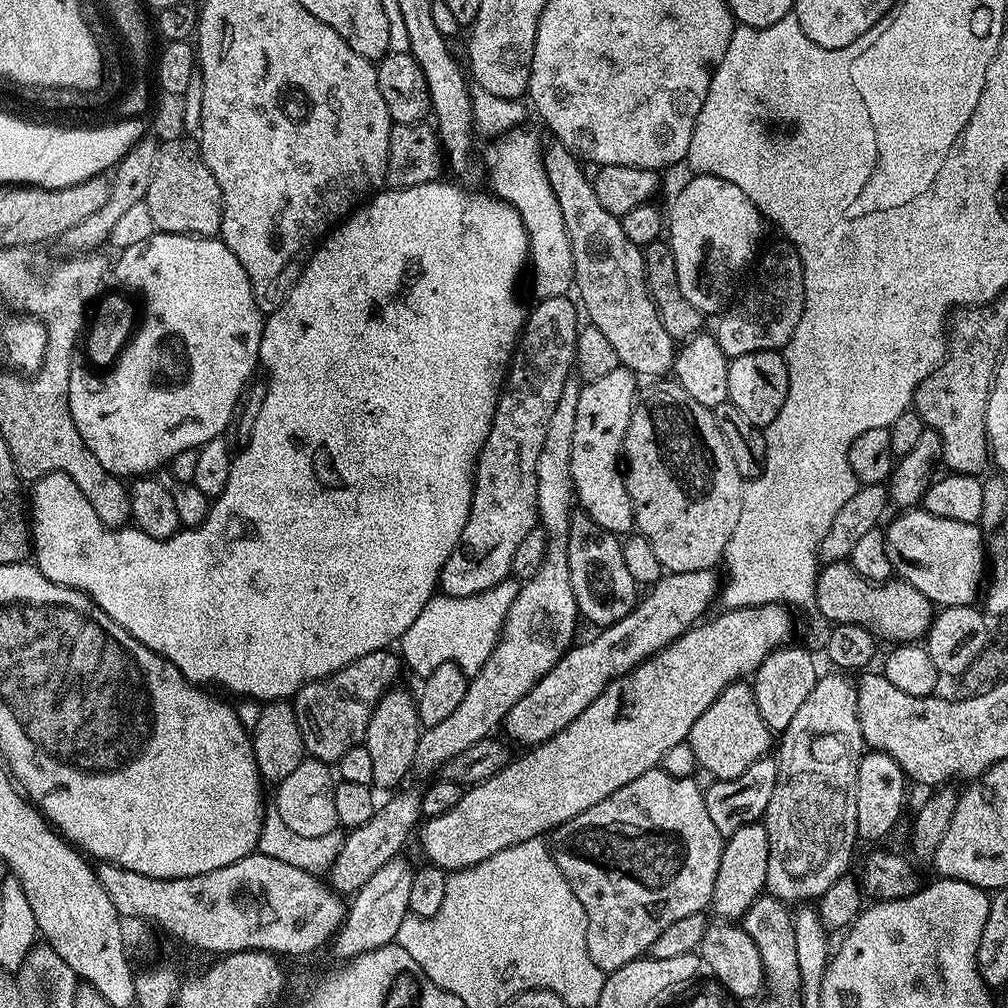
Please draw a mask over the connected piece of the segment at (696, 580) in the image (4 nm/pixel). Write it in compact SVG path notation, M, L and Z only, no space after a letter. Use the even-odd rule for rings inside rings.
M707 568L693 572L669 572L661 575L659 582L647 589L648 597L645 600L643 597L630 614L626 614L618 622L601 627L597 631L600 633L593 640L588 640L585 644L573 643L572 647L565 652L564 657L530 691L522 694L522 698L518 698L518 702L514 702L514 706L510 706L510 710L504 715L502 732L505 732L514 743L521 744L524 747L521 749L524 750L531 750L536 745L554 738L554 734L558 734L563 728L570 726L570 722L574 722L574 718L578 718L578 714L582 714L582 710L586 710L586 706L590 706L594 702L594 698L598 698L598 694L602 694L602 690L606 690L606 686L611 680L627 676L642 661L649 660L651 656L673 644L679 636L693 627L705 615L703 612L715 600L717 603L722 580L721 577L716 577L716 574L713 569Z

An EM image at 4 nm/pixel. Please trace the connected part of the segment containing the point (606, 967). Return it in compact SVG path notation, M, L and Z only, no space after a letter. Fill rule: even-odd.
M663 767L652 768L646 774L634 778L634 782L626 782L610 798L602 798L598 806L590 806L590 810L582 810L574 818L570 818L565 824L555 829L554 837L556 841L551 841L550 851L552 860L562 870L570 890L574 890L574 898L582 902L582 910L586 910L586 950L594 962L604 973L610 973L626 966L626 962L639 960L651 949L654 938L670 926L670 922L678 922L678 918L686 918L686 914L704 912L712 903L714 894L714 878L718 878L718 866L722 862L722 850L724 849L725 837L721 836L718 826L714 826L714 821L710 819L709 812L706 811L706 802L701 785L695 784L692 778L674 778L664 772Z

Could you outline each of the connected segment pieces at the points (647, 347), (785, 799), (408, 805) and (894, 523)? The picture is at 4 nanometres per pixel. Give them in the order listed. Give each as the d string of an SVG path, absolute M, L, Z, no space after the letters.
M552 142L552 145L544 148L544 165L546 178L554 190L554 198L558 198L558 206L562 210L562 222L566 226L566 234L570 234L576 275L574 288L577 293L580 291L578 300L586 313L587 323L593 328L602 330L603 336L618 353L621 365L636 373L637 377L667 377L676 363L678 344L670 334L666 334L666 326L662 326L662 318L654 306L652 295L648 292L642 249L634 242L630 242L630 238L626 238L620 217L604 209L602 202L598 202L598 194L594 194L589 173L584 173L585 165L581 163L576 153L571 152L564 144Z
M832 670L829 673L829 676L821 675L817 679L814 690L810 690L810 695L806 697L806 702L802 702L798 714L794 714L794 719L790 722L790 726L786 726L786 730L779 733L778 736L780 756L778 755L776 760L776 785L774 786L774 794L770 794L770 806L766 806L762 823L770 842L770 862L766 870L766 888L771 895L777 896L779 900L785 902L793 902L792 900L800 900L796 902L810 902L821 896L826 890L830 890L832 883L849 871L848 866L852 862L852 851L855 850L856 844L858 845L856 834L858 830L856 783L858 782L858 766L860 765L860 759L863 758L866 751L866 745L860 719L858 718L856 680L851 675L845 674L840 670Z
M419 787L407 788L393 791L389 795L392 797L381 808L379 805L373 811L370 822L362 822L362 826L351 829L345 835L342 850L338 850L338 858L326 873L327 883L333 892L355 894L359 888L366 886L366 882L373 874L382 866L386 866L386 862L401 855L408 835L411 832L413 835L417 831L422 820L420 814L421 789Z
M923 506L909 508L896 515L900 516L894 517L892 521L889 519L886 524L888 557L892 563L893 573L910 586L922 590L922 594L926 594L926 598L940 608L963 604L975 605L976 595L978 597L981 595L982 585L986 580L986 572L984 576L984 536L979 532L979 527L966 522L950 522L950 518L938 518L927 512Z

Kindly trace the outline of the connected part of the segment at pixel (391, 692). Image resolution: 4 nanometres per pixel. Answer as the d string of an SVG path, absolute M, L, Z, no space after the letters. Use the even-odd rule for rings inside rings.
M393 686L389 688L388 693L383 696L374 706L374 710L370 714L370 722L366 726L366 734L364 735L363 748L370 750L370 766L374 769L374 778L372 784L377 789L388 788L387 790L396 790L405 783L404 779L408 776L408 771L413 771L416 762L416 751L418 750L418 742L420 741L420 733L422 725L419 722L419 711L416 708L417 697L401 686Z

